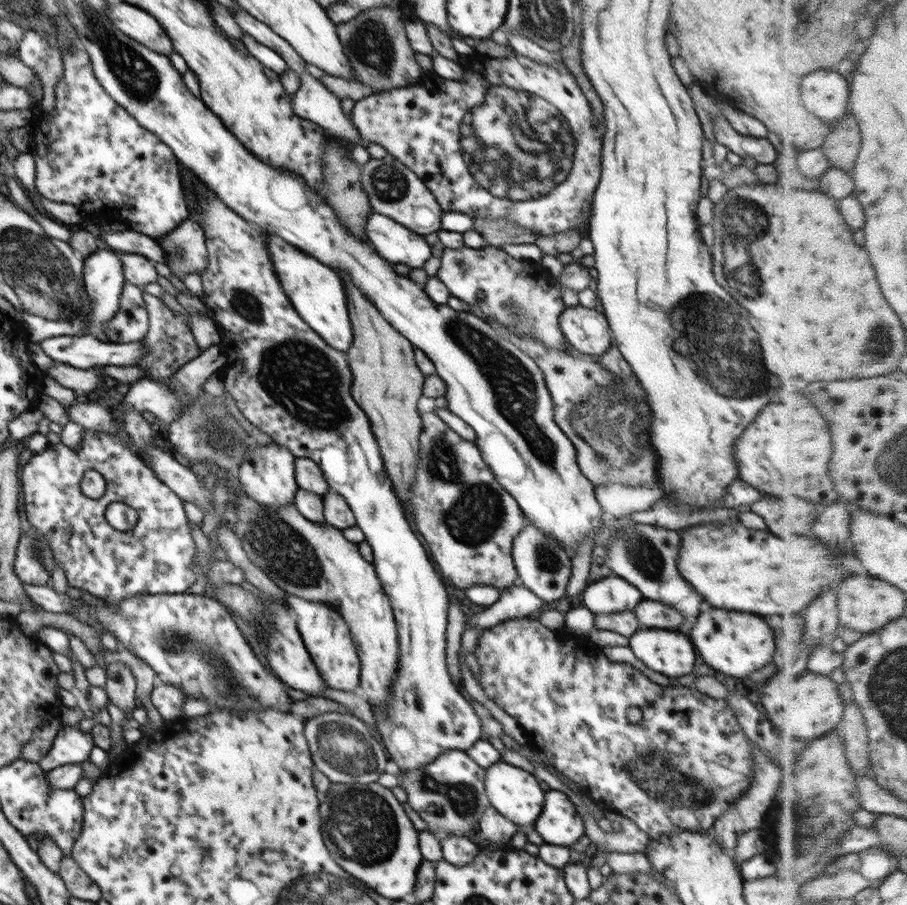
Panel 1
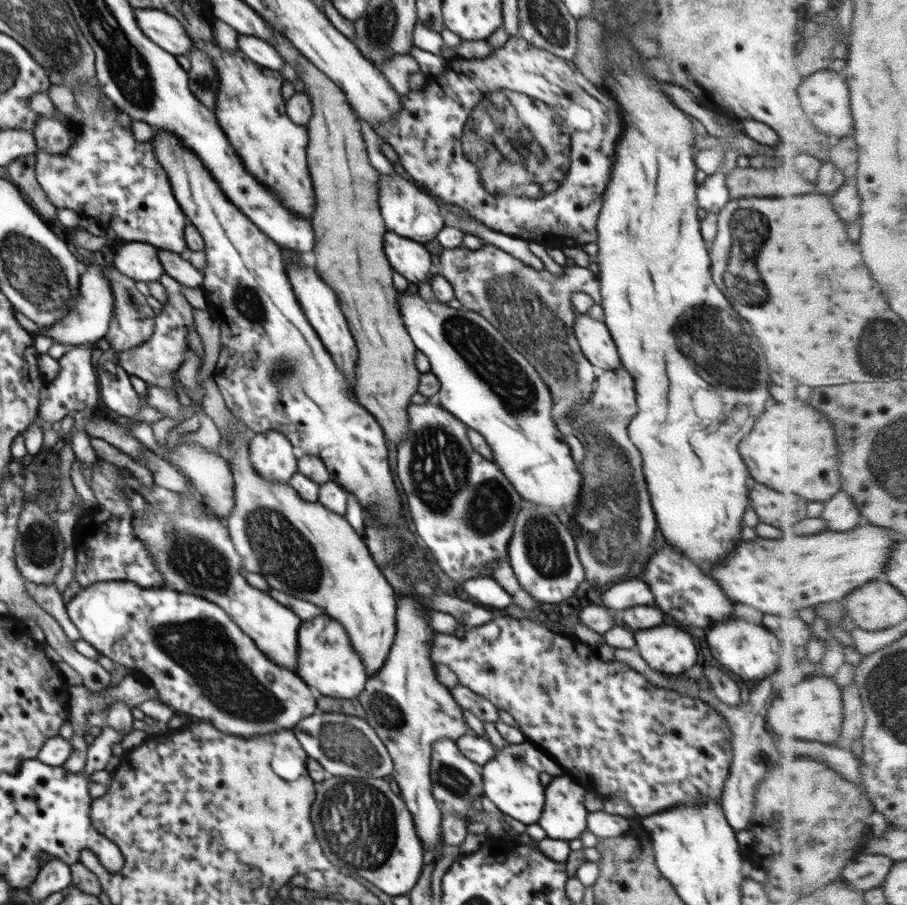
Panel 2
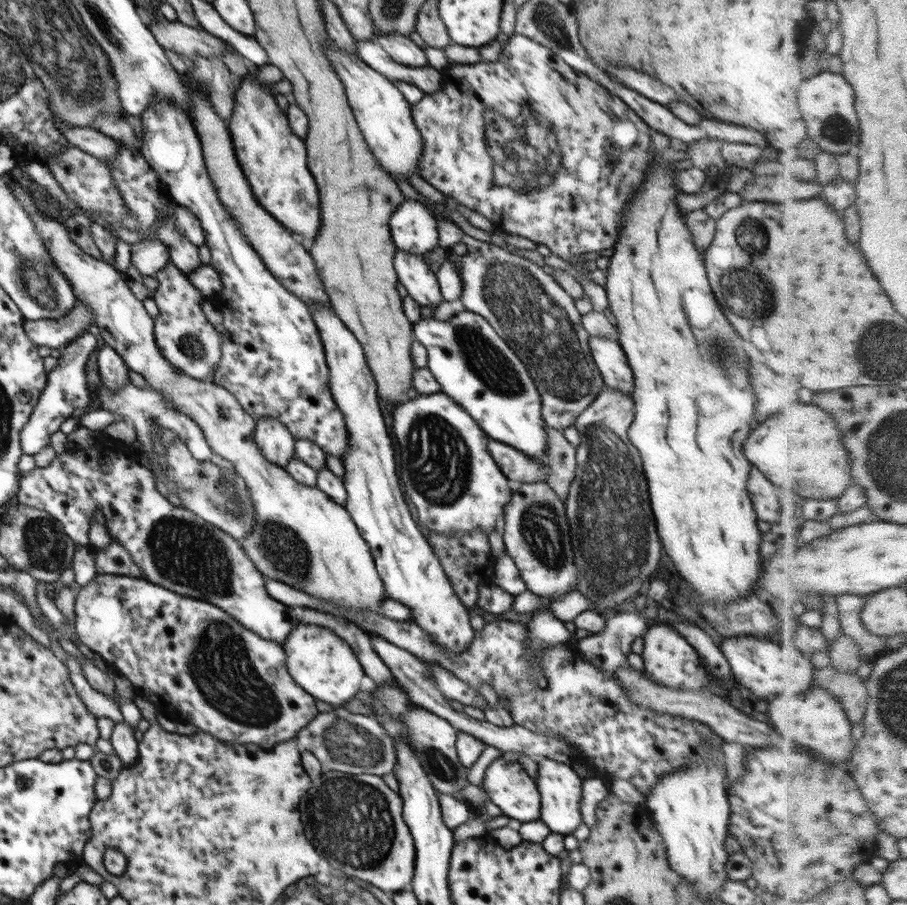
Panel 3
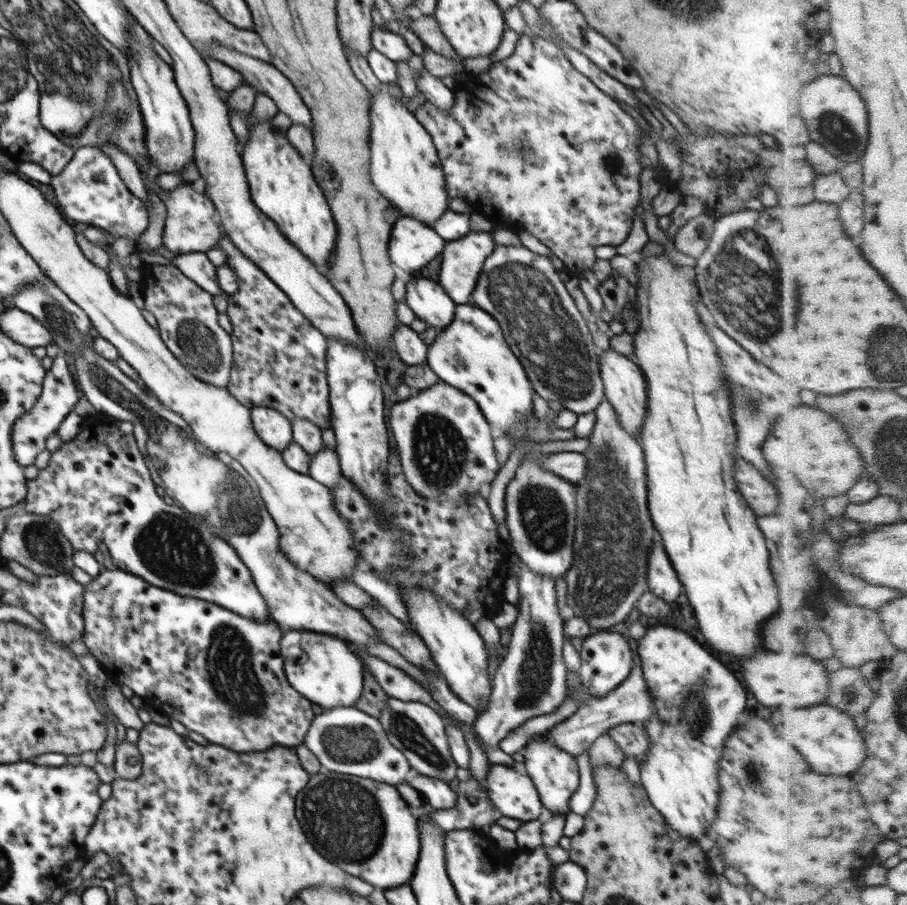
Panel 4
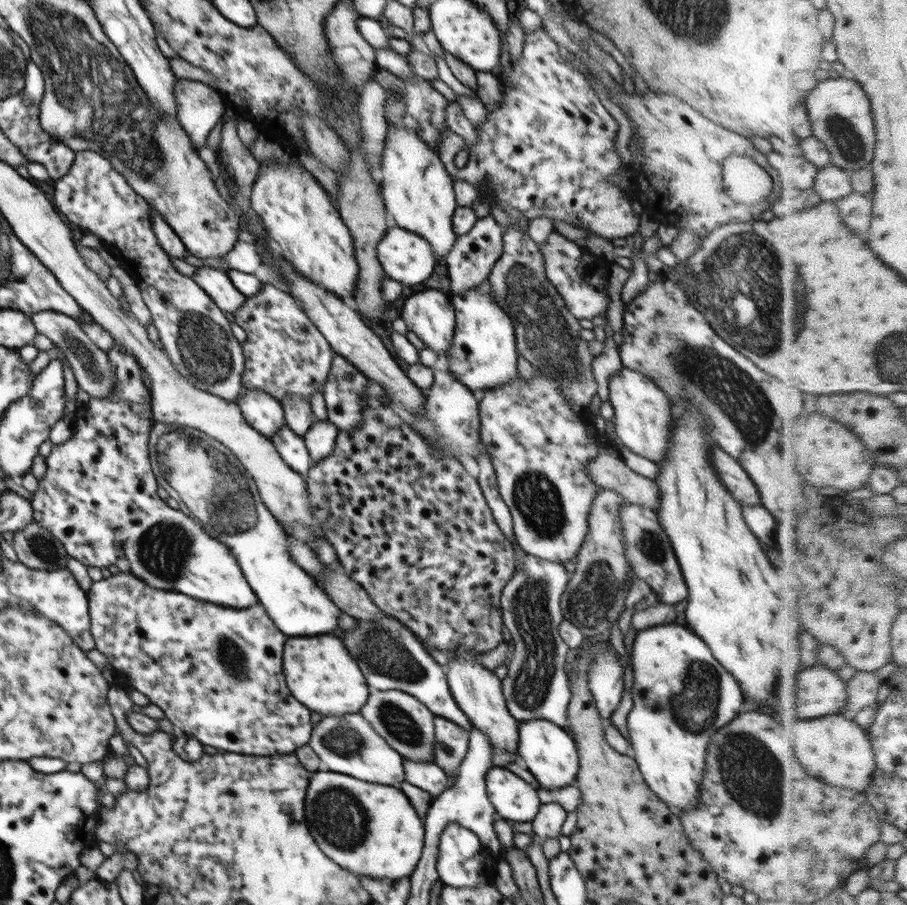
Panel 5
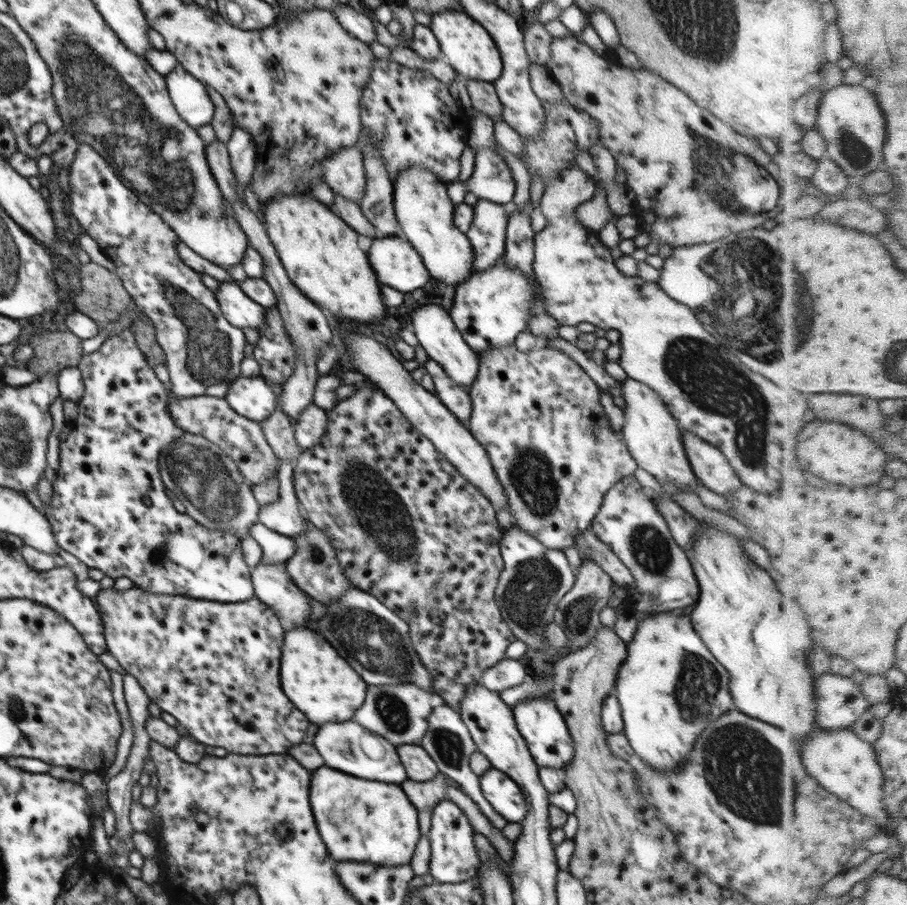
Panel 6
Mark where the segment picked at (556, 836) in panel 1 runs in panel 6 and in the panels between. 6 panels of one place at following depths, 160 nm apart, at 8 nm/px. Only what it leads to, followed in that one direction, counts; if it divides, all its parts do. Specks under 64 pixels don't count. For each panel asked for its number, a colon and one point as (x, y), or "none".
2: (565, 816)
3: (560, 787)
4: (555, 773)
5: (550, 753)
6: (546, 734)

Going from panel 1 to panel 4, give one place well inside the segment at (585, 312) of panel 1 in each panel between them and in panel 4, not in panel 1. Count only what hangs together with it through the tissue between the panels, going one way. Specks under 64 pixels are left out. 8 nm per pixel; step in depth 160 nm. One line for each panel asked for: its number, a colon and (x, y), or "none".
2: (594, 338)
3: (609, 356)
4: (625, 386)

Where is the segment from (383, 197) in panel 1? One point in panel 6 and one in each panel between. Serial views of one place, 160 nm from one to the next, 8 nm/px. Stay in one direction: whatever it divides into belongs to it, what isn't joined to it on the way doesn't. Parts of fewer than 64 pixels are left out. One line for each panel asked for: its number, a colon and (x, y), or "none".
2: (406, 210)
3: (414, 230)
4: (413, 244)
5: (405, 257)
6: (396, 263)

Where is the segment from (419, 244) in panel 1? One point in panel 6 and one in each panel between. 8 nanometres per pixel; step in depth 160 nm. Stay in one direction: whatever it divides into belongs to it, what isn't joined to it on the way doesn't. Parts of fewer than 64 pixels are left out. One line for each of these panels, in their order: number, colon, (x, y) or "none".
2: (412, 260)
3: (420, 281)
4: (429, 301)
5: (430, 314)
6: (433, 326)

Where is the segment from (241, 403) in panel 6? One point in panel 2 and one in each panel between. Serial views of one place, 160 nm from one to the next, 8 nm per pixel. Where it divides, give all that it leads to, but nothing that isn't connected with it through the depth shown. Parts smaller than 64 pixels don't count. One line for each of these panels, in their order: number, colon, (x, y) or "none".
2: (273, 456)
3: (276, 443)
4: (272, 427)
5: (263, 412)

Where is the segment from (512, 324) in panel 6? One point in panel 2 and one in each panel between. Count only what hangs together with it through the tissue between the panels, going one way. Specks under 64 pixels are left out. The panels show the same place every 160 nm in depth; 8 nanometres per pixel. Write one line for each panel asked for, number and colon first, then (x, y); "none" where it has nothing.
2: (492, 388)
3: (473, 365)
4: (471, 354)
5: (483, 352)

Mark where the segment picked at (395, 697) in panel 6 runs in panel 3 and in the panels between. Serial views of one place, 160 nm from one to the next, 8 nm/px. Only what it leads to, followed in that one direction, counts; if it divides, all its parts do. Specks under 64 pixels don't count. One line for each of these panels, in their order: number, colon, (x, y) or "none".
3: (432, 739)
4: (419, 732)
5: (406, 724)

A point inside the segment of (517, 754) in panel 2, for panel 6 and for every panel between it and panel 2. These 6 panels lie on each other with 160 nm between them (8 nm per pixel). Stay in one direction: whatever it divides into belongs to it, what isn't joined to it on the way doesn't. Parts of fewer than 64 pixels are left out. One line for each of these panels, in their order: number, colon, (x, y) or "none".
3: (507, 784)
4: (514, 794)
5: (515, 800)
6: (500, 791)

